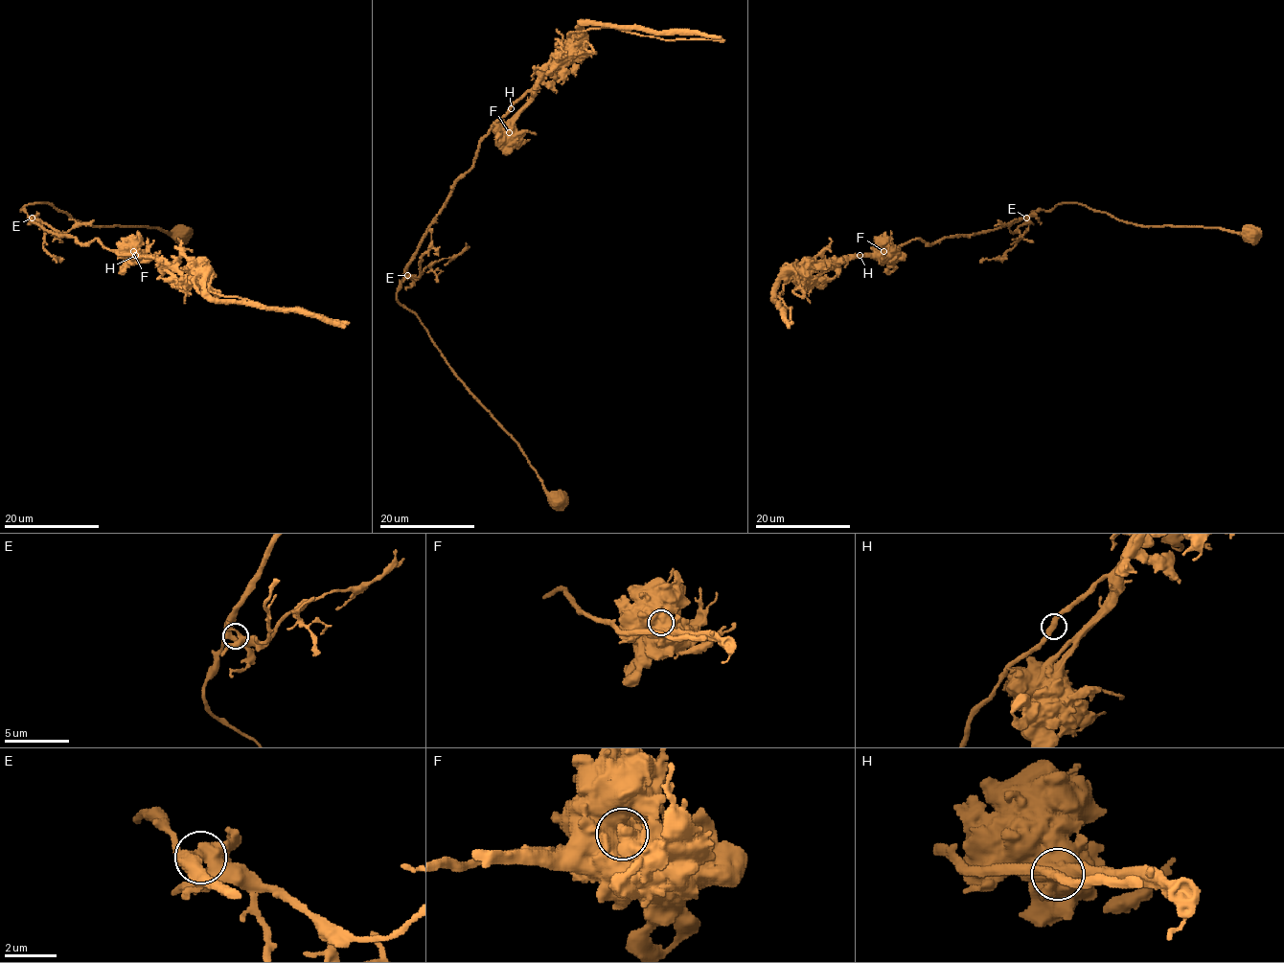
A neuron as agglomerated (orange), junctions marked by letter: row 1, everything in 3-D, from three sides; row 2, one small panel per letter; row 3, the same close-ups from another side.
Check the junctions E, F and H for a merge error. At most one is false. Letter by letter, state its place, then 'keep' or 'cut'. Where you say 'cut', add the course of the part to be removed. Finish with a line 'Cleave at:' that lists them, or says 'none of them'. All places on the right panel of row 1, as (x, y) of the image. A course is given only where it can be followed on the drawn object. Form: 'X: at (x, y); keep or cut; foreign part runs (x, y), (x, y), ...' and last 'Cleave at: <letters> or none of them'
E: at (1026, 217); keep
F: at (883, 251); cut; foreign part runs (883, 251), (917, 239), (933, 243), (982, 233), (1061, 203), (1081, 203), (1143, 226), (1255, 234)
H: at (859, 255); keep
Cleave at: F

